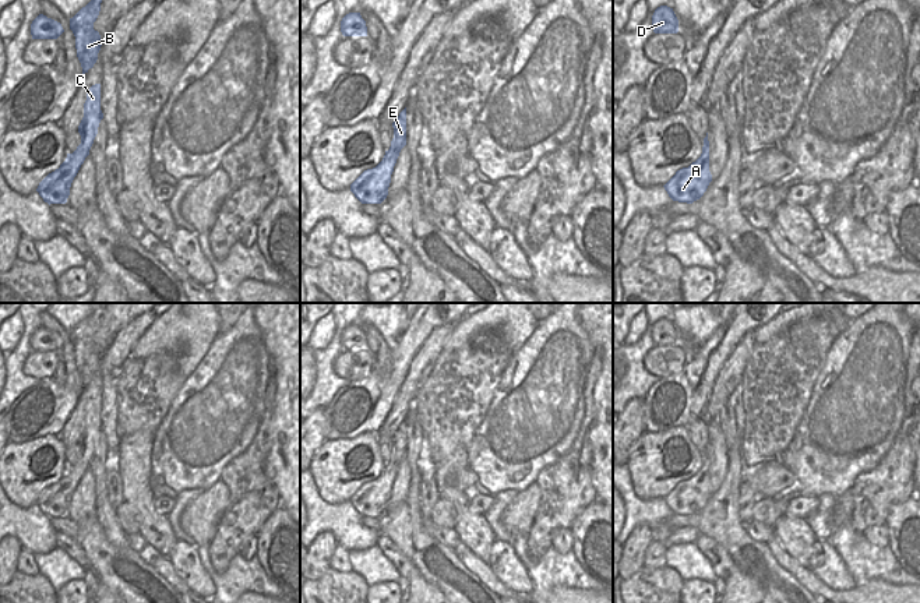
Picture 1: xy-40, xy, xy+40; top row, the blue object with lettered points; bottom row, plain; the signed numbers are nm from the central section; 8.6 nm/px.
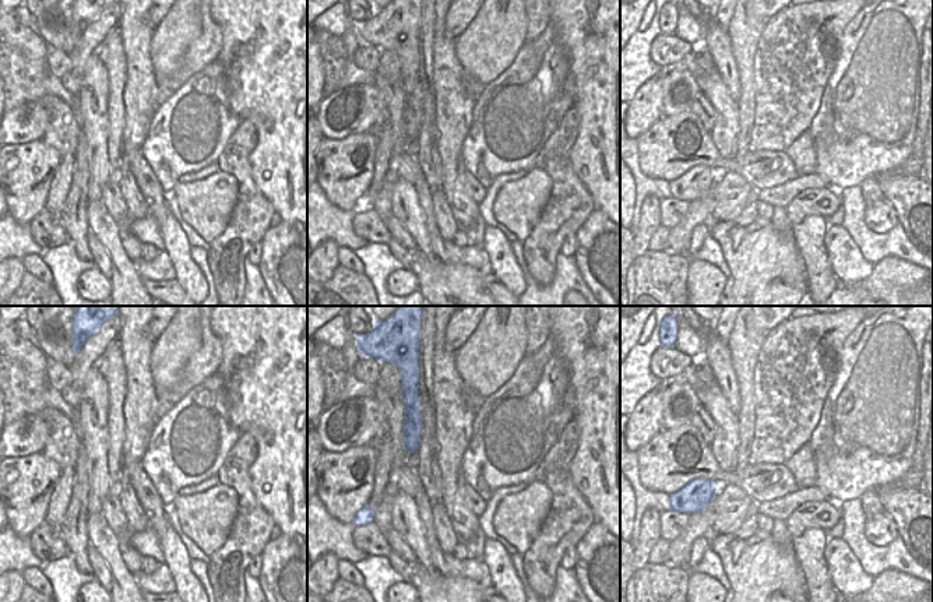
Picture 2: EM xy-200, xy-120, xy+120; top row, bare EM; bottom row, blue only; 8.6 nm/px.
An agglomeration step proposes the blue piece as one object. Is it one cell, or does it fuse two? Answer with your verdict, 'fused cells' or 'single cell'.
single cell

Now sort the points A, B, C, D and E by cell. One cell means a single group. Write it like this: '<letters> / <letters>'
A B C D E

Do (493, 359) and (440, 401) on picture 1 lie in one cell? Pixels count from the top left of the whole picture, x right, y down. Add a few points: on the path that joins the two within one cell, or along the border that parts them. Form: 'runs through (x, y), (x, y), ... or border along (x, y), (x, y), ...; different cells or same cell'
runs through (480, 370), (453, 394); same cell

